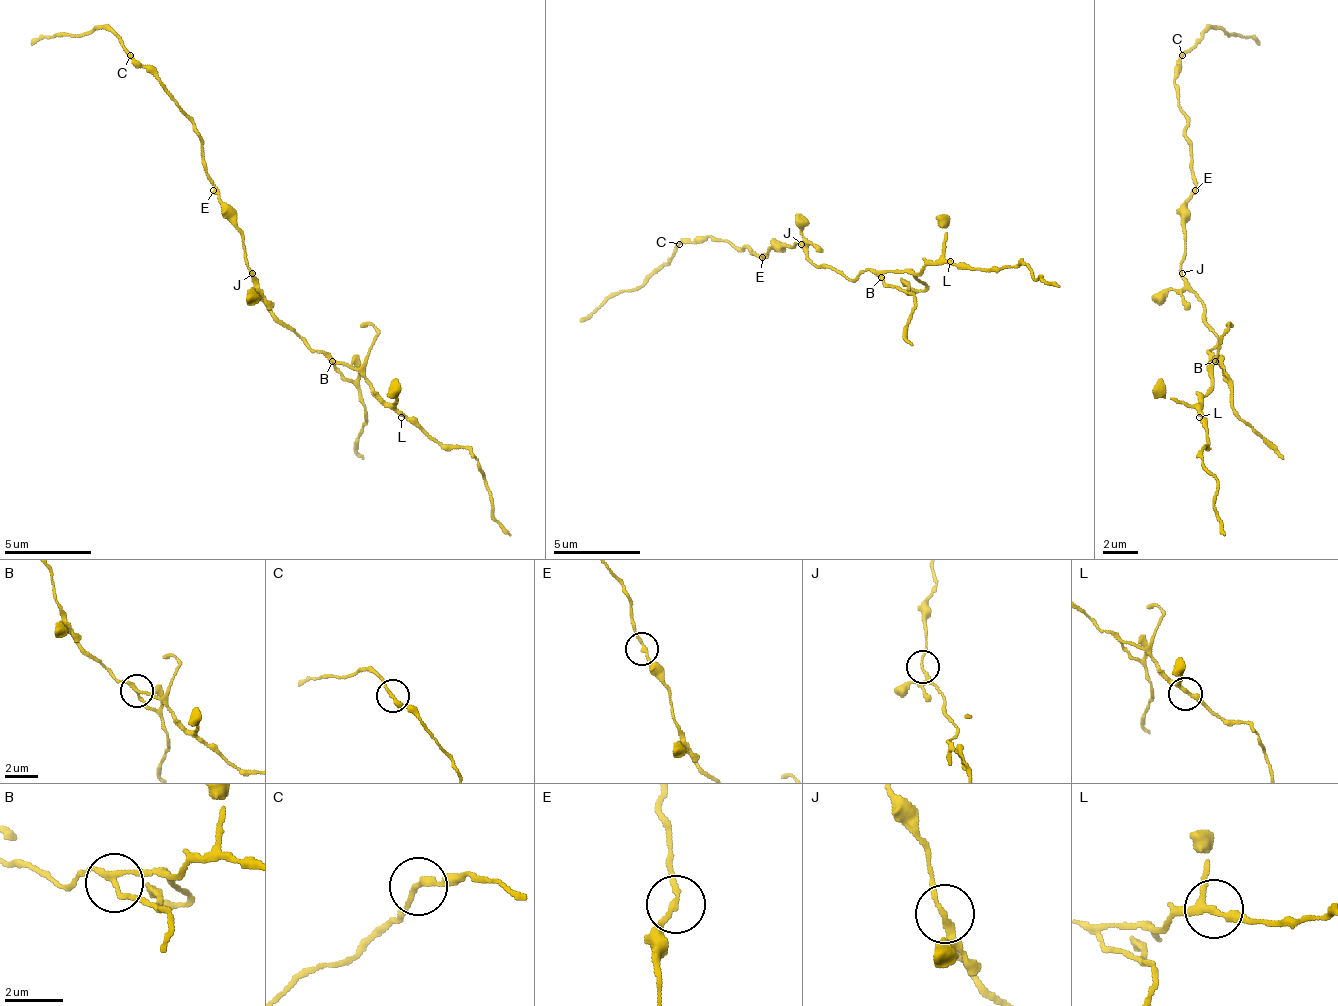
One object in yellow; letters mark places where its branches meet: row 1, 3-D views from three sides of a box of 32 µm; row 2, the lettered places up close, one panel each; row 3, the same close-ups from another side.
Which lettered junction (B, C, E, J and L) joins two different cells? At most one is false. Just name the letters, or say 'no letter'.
B

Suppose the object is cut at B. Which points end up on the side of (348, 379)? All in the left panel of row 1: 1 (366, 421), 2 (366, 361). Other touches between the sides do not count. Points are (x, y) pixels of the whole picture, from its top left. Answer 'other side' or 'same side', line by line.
1: same side
2: other side

